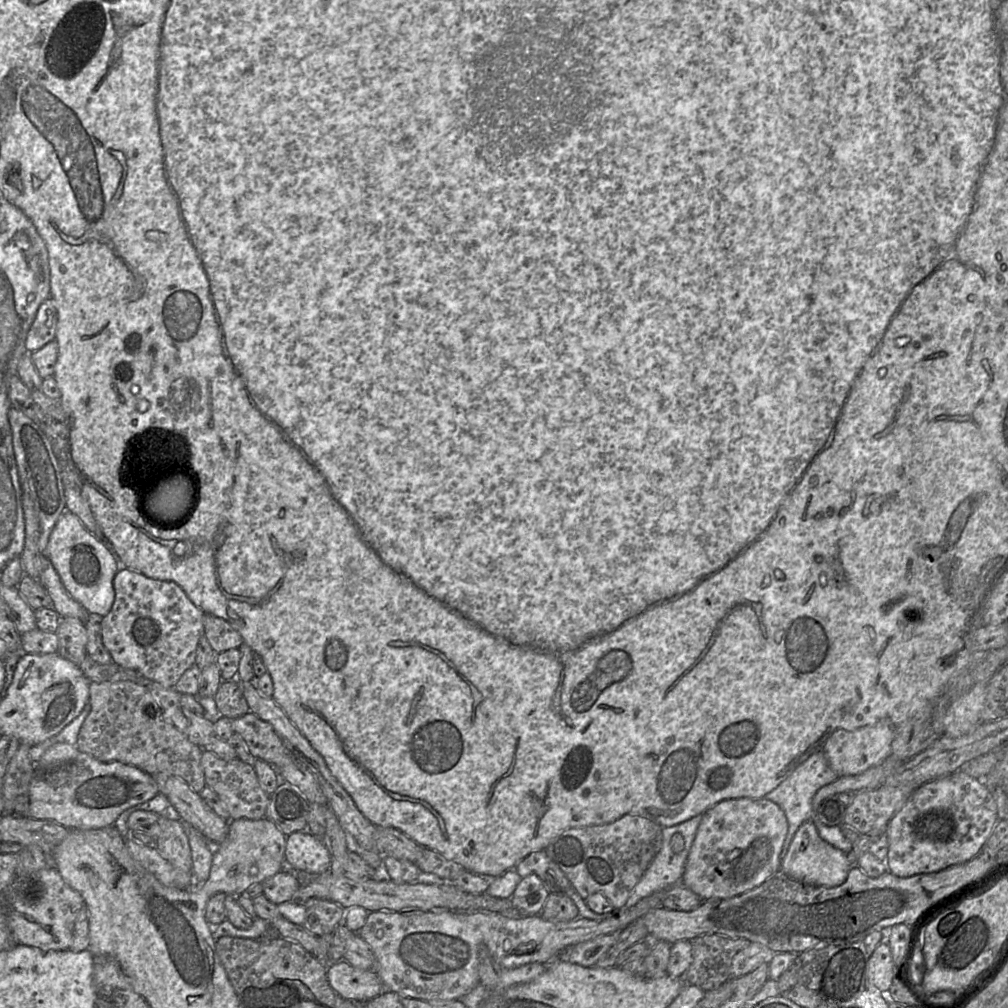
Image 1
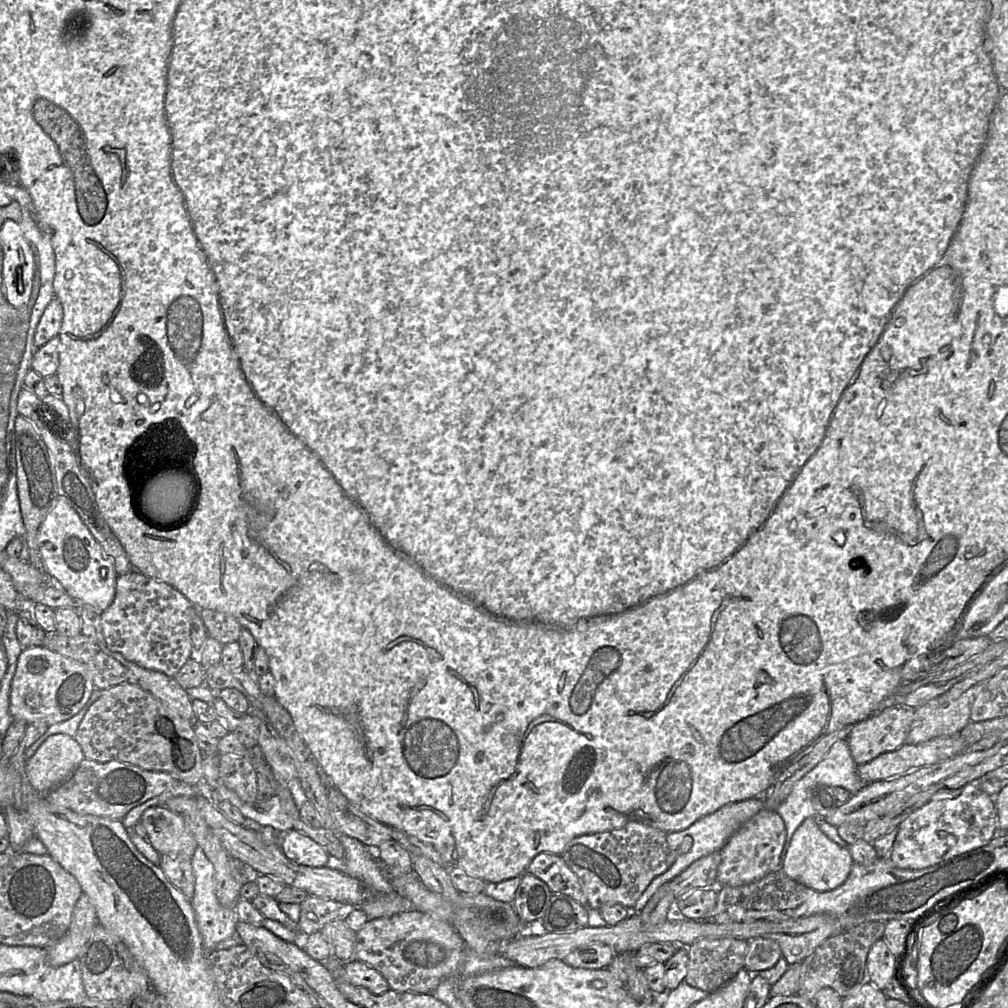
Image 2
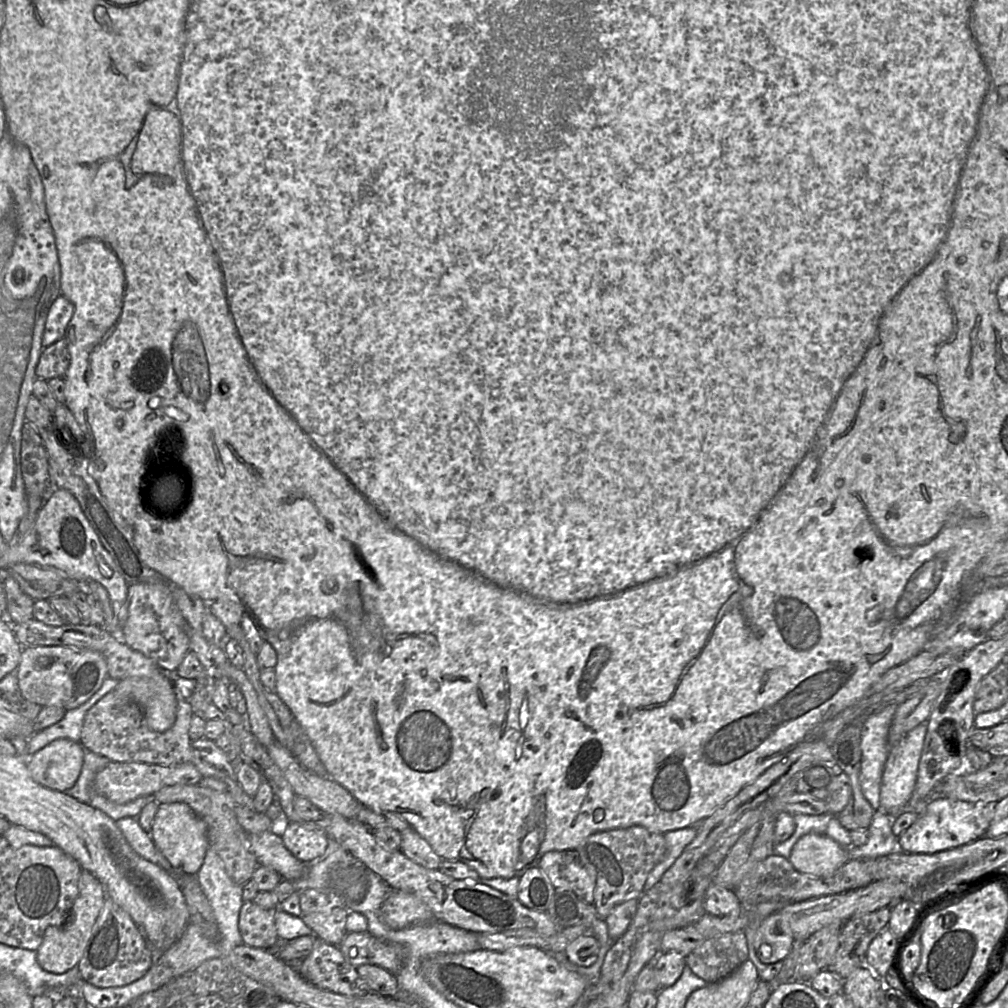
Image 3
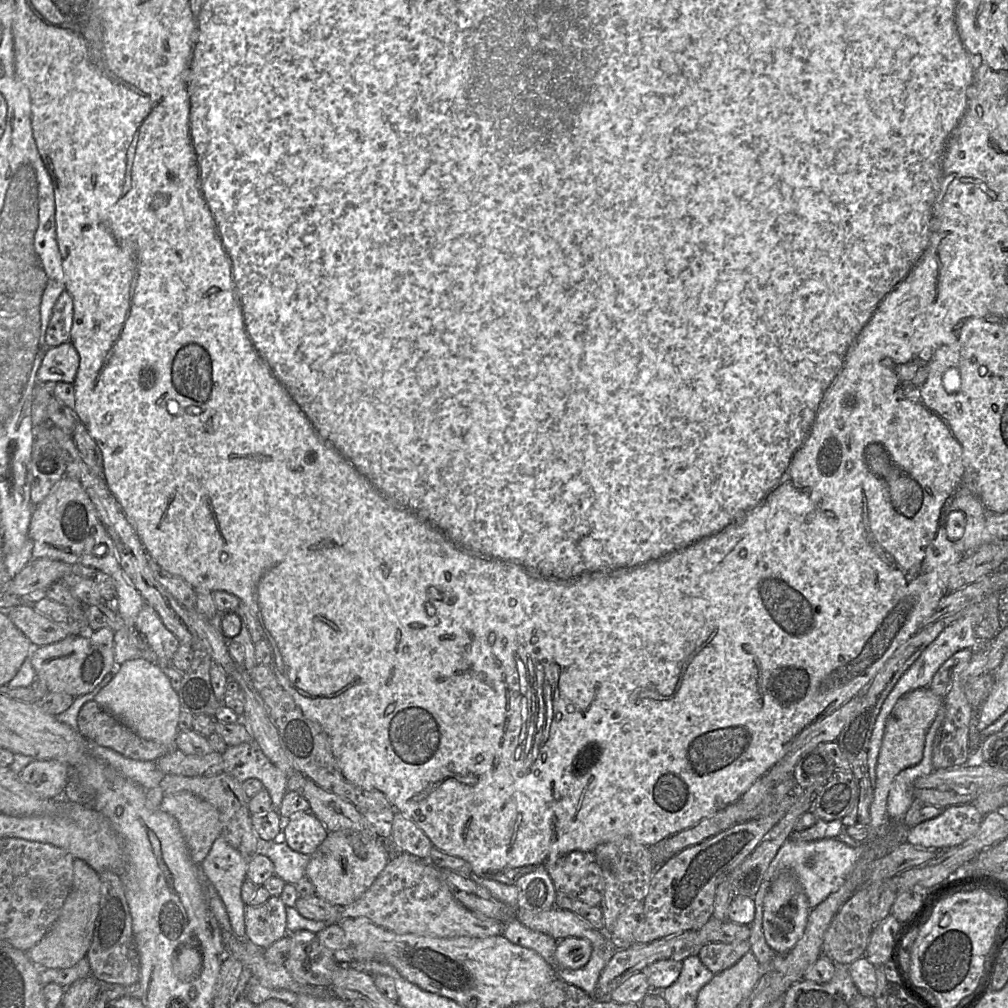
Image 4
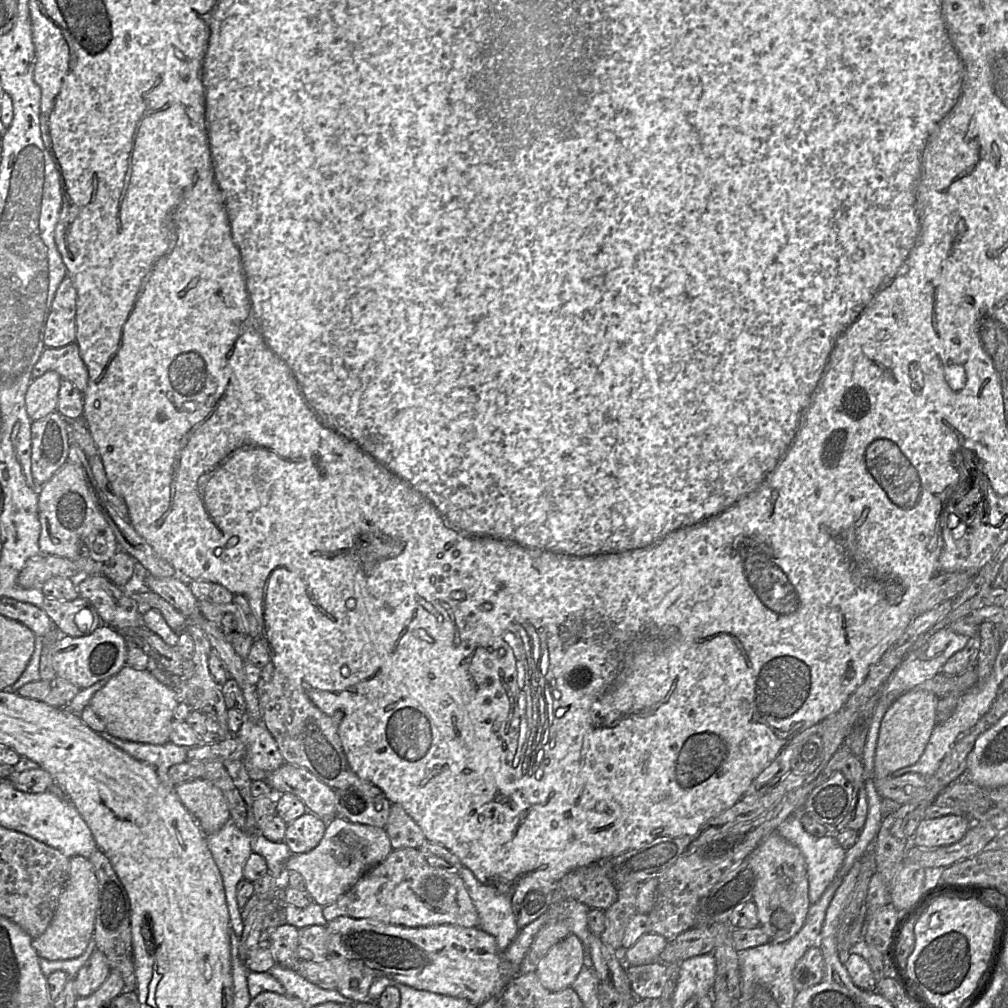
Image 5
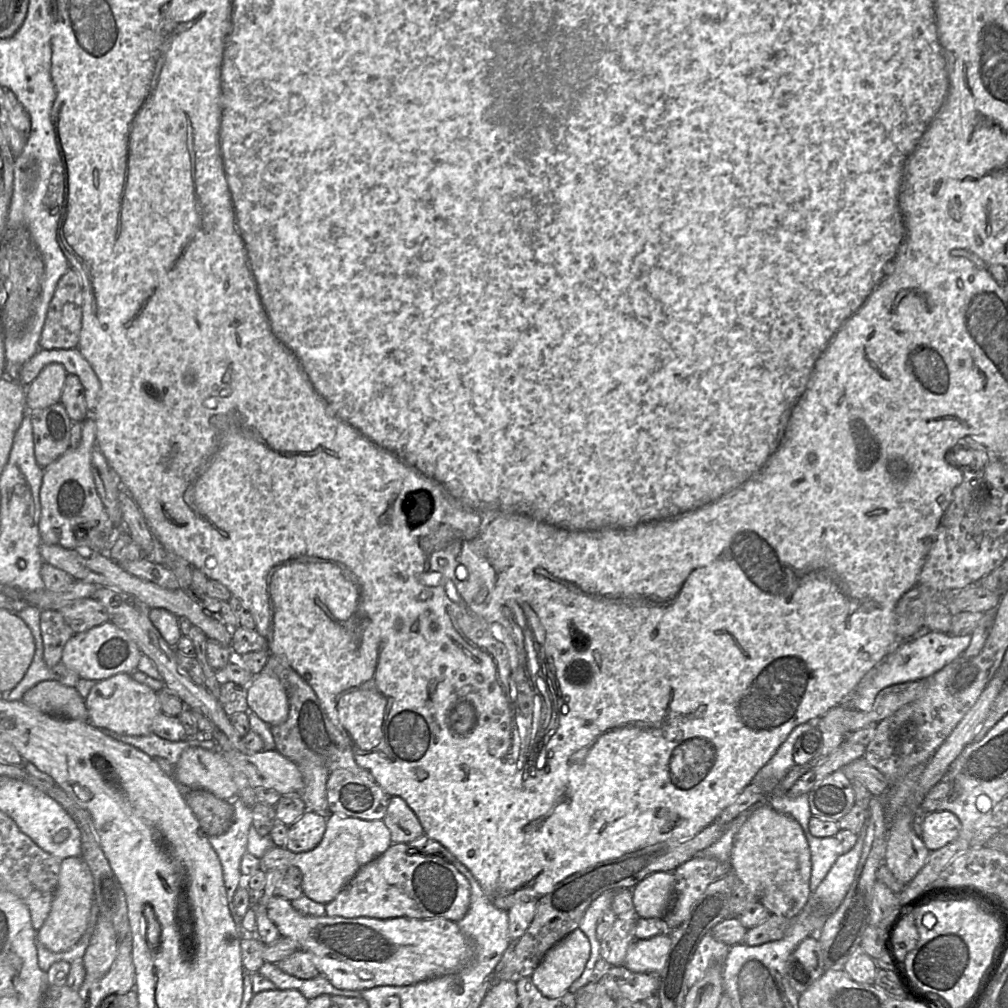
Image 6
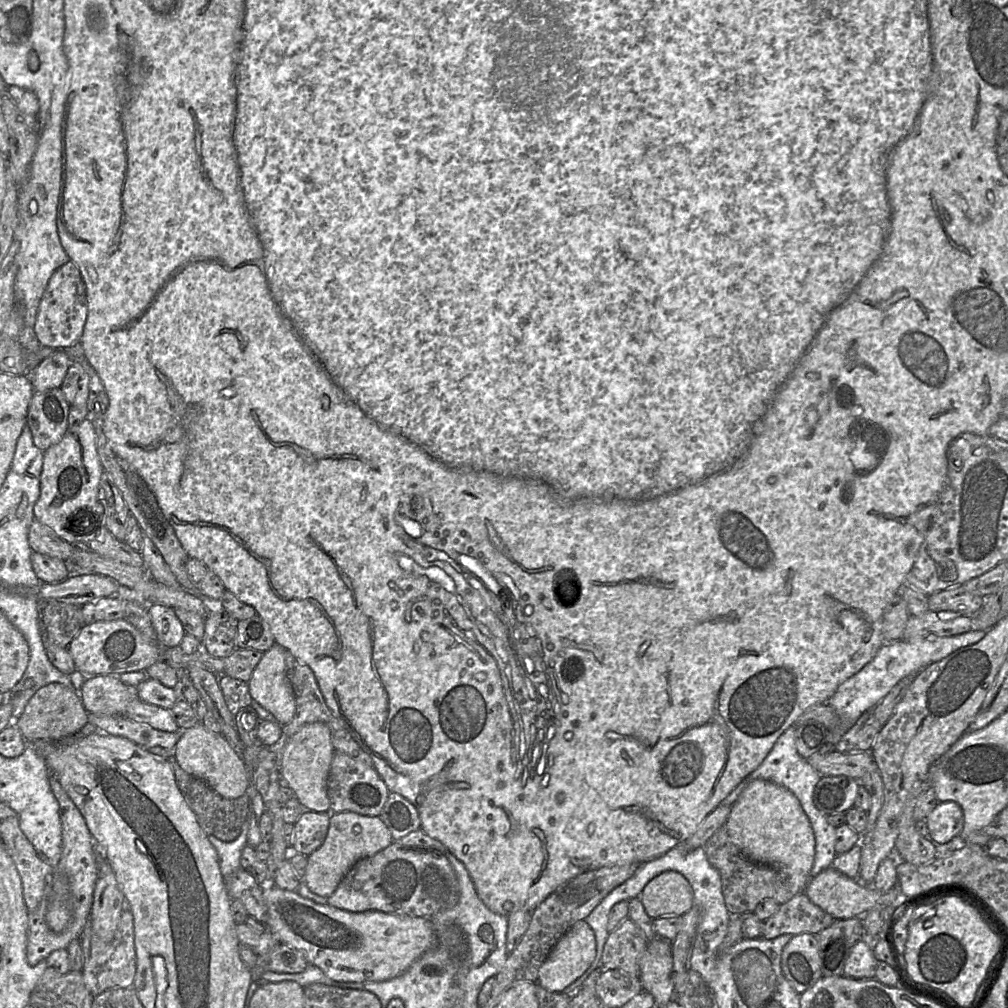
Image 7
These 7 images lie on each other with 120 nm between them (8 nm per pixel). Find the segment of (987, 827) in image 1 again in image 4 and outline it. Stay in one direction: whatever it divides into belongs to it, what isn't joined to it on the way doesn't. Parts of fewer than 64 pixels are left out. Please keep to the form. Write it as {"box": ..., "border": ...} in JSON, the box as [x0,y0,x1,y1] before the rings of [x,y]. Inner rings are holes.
{"box":[906,803,983,850],"border":[[[971,803],[949,806],[937,817],[909,828],[906,842],[928,850],[948,849],[972,837],[983,819]]]}

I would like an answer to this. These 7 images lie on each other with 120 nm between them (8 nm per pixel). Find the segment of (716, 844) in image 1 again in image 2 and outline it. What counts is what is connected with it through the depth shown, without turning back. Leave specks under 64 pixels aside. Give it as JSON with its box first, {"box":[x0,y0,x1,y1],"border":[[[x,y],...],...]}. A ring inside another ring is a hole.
{"box":[717,808,786,886],"border":[[[766,808],[760,810],[743,824],[721,848],[717,886],[747,885],[781,869],[781,852],[785,840],[786,827],[782,817],[774,810]]]}

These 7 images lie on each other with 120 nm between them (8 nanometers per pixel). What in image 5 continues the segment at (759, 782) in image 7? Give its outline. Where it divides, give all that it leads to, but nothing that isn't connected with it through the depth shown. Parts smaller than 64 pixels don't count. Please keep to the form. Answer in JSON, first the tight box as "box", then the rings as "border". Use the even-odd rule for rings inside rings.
{"box":[747,832,811,943],"border":[[[773,832],[747,856],[747,860],[755,876],[752,901],[757,908],[759,926],[768,935],[769,942],[783,943],[795,936],[801,929],[811,905],[808,898],[805,858],[798,847],[783,838],[778,832]]]}

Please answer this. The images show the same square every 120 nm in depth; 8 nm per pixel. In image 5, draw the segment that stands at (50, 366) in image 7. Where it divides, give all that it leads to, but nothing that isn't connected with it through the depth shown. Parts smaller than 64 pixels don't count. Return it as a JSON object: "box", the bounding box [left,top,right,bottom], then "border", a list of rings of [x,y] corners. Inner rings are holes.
{"box":[25,371,61,421],"border":[[[47,371],[31,381],[26,392],[25,403],[32,421],[44,418],[57,410],[61,380],[57,372]]]}

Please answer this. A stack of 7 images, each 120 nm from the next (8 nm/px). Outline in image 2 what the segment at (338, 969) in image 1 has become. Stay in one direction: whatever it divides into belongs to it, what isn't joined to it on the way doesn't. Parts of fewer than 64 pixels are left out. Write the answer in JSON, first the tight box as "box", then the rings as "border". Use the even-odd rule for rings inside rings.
{"box":[343,960,390,995],"border":[[[350,960],[343,964],[343,977],[352,985],[367,988],[376,995],[390,989],[385,978],[368,964]]]}

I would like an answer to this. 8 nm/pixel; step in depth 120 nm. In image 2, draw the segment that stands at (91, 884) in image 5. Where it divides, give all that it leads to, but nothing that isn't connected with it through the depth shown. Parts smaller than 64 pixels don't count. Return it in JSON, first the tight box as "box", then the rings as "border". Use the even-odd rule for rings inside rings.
{"box":[48,893,97,967],"border":[[[82,893],[74,907],[67,933],[48,948],[49,964],[53,967],[60,967],[77,959],[92,936],[97,923],[95,908],[88,895]]]}

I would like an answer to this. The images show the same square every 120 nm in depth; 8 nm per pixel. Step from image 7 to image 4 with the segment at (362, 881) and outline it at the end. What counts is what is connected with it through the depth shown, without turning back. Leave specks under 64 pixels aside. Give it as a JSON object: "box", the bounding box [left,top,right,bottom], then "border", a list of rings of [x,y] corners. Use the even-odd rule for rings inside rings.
{"box":[340,852,505,938],"border":[[[408,852],[393,854],[384,869],[364,894],[341,908],[340,924],[345,918],[366,917],[375,925],[397,934],[415,934],[438,938],[486,938],[503,934],[505,925],[474,913],[457,901],[439,869],[428,860]]]}

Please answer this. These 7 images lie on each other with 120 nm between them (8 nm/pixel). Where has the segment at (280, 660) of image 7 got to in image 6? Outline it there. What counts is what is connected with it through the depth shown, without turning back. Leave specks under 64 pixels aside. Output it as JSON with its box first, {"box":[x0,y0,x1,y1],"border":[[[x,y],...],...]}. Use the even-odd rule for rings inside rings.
{"box":[247,671,289,725],"border":[[[261,671],[253,675],[247,688],[248,708],[269,725],[286,721],[289,700],[285,688],[274,676]]]}

